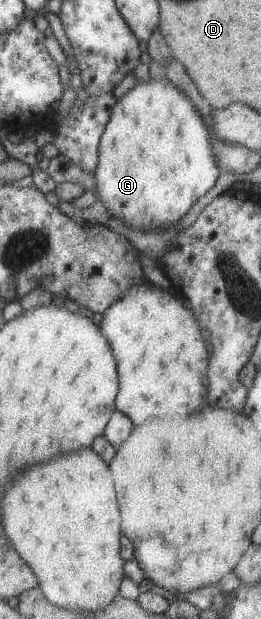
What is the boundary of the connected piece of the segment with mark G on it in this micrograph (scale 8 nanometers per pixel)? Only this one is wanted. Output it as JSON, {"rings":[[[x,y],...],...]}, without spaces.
{"rings":[[[138,80],[121,98],[115,98],[110,119],[105,125],[98,146],[98,162],[94,170],[97,200],[112,217],[132,230],[158,232],[158,228],[177,228],[177,222],[193,203],[202,197],[222,173],[216,166],[210,132],[202,122],[188,96],[166,80]]]}

